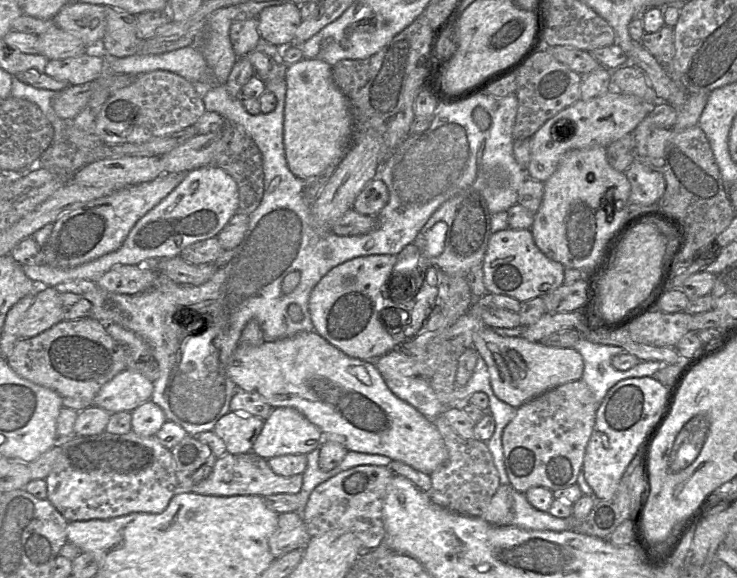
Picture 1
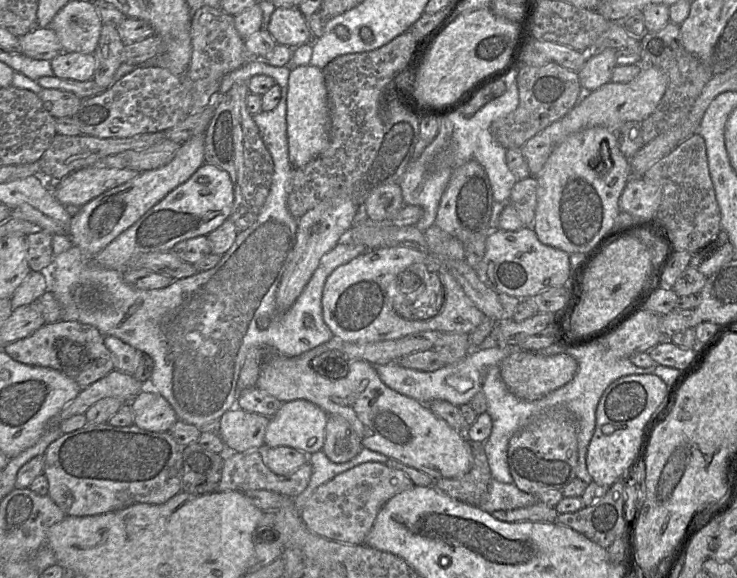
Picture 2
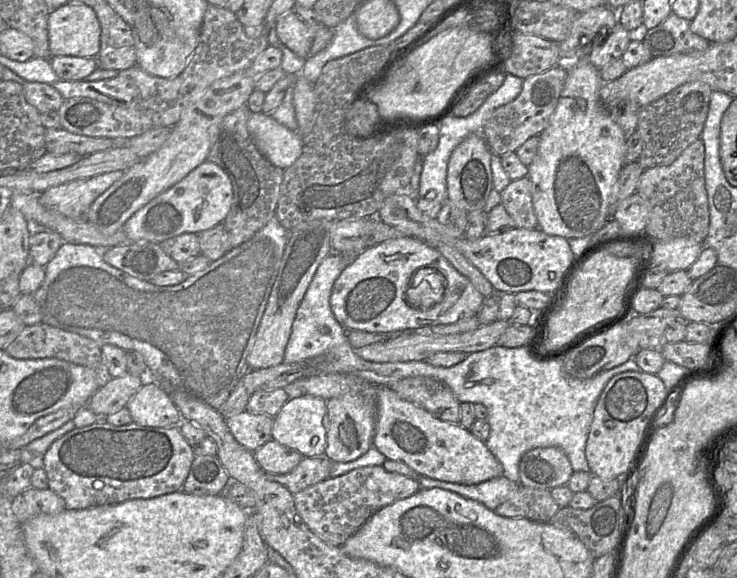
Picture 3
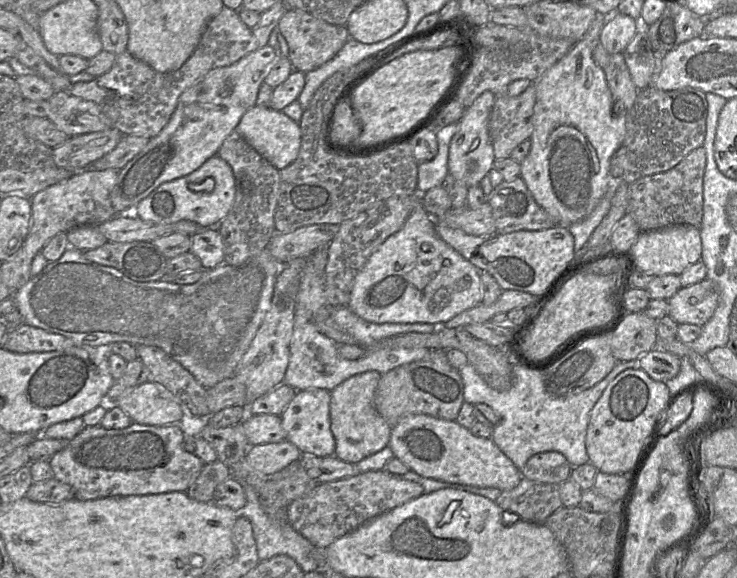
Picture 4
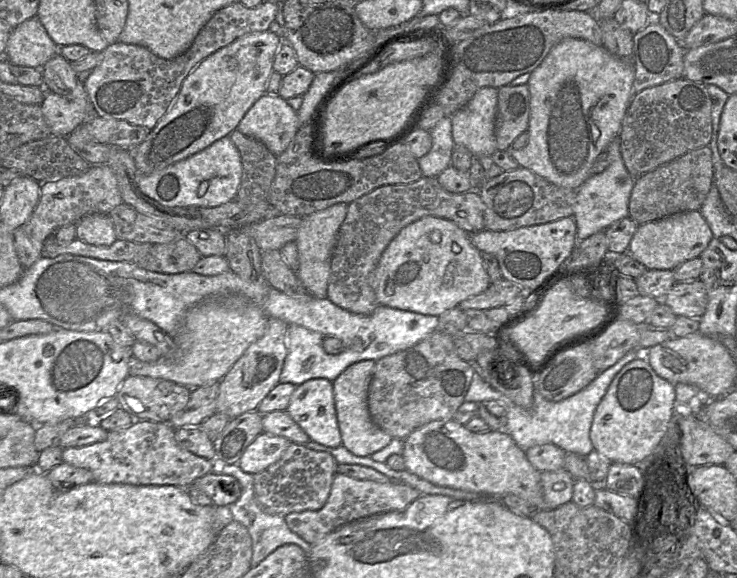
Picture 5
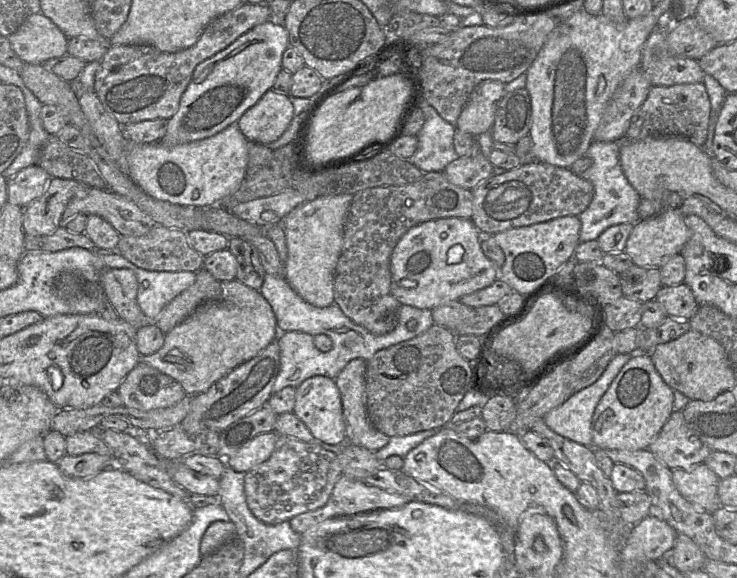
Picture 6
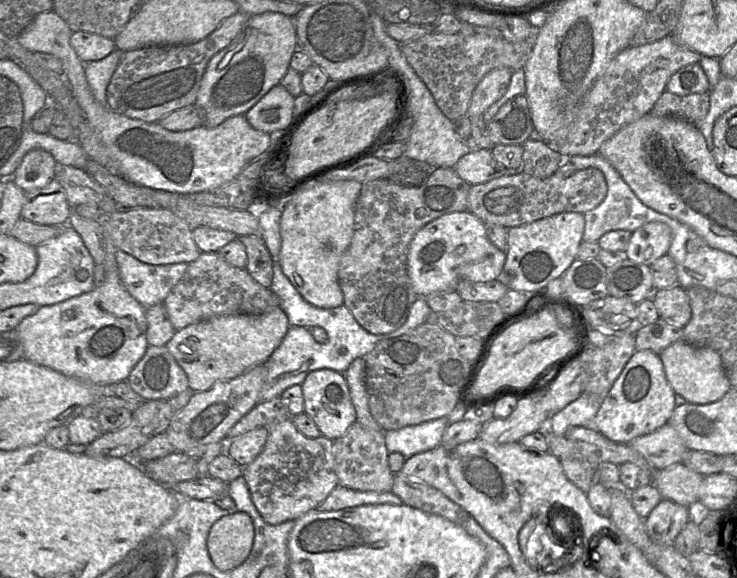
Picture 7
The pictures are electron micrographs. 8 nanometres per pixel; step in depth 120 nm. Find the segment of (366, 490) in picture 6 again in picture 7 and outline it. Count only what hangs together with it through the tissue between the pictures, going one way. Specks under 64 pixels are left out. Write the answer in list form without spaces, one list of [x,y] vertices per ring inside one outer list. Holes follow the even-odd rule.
[[[337,485],[316,509],[337,511],[363,505],[392,504],[401,505],[402,500],[392,492],[356,491]]]

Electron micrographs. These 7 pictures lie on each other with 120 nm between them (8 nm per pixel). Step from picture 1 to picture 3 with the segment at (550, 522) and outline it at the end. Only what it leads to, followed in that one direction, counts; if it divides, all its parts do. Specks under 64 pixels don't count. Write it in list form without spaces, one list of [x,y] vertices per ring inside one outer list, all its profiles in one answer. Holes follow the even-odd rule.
[[[418,474],[418,481],[422,488],[437,487],[448,490],[464,498],[478,501],[492,511],[510,499],[521,485],[510,481],[504,476],[471,485],[440,481],[420,474]]]

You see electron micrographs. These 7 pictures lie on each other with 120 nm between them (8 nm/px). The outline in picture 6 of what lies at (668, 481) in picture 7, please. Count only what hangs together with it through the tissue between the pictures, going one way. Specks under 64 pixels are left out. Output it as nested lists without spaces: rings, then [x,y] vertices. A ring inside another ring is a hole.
[[[706,464],[674,469],[672,480],[679,493],[696,507],[710,513],[721,507],[718,497],[720,479]]]

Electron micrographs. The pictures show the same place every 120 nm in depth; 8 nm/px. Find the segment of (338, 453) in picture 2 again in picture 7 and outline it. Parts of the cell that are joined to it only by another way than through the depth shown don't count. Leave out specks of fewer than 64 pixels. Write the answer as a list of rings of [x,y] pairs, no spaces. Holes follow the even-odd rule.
[[[356,358],[350,364],[344,376],[356,411],[356,422],[367,429],[382,431],[382,428],[375,421],[369,410],[365,360]]]

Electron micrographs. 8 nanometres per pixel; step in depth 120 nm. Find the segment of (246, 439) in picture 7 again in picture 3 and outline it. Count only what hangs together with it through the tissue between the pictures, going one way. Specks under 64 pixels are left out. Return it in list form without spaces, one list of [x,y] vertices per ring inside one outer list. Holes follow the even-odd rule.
[[[273,439],[264,443],[253,453],[261,469],[270,474],[286,474],[290,472],[303,457],[298,451]]]

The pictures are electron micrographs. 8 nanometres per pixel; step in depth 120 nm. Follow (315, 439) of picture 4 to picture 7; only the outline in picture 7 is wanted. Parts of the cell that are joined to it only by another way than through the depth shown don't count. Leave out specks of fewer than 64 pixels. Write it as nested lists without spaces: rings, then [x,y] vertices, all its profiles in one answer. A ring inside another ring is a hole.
[[[331,369],[315,370],[305,377],[301,387],[304,399],[304,413],[315,422],[322,433],[321,436],[336,440],[342,437],[356,422],[356,411],[344,373]]]

